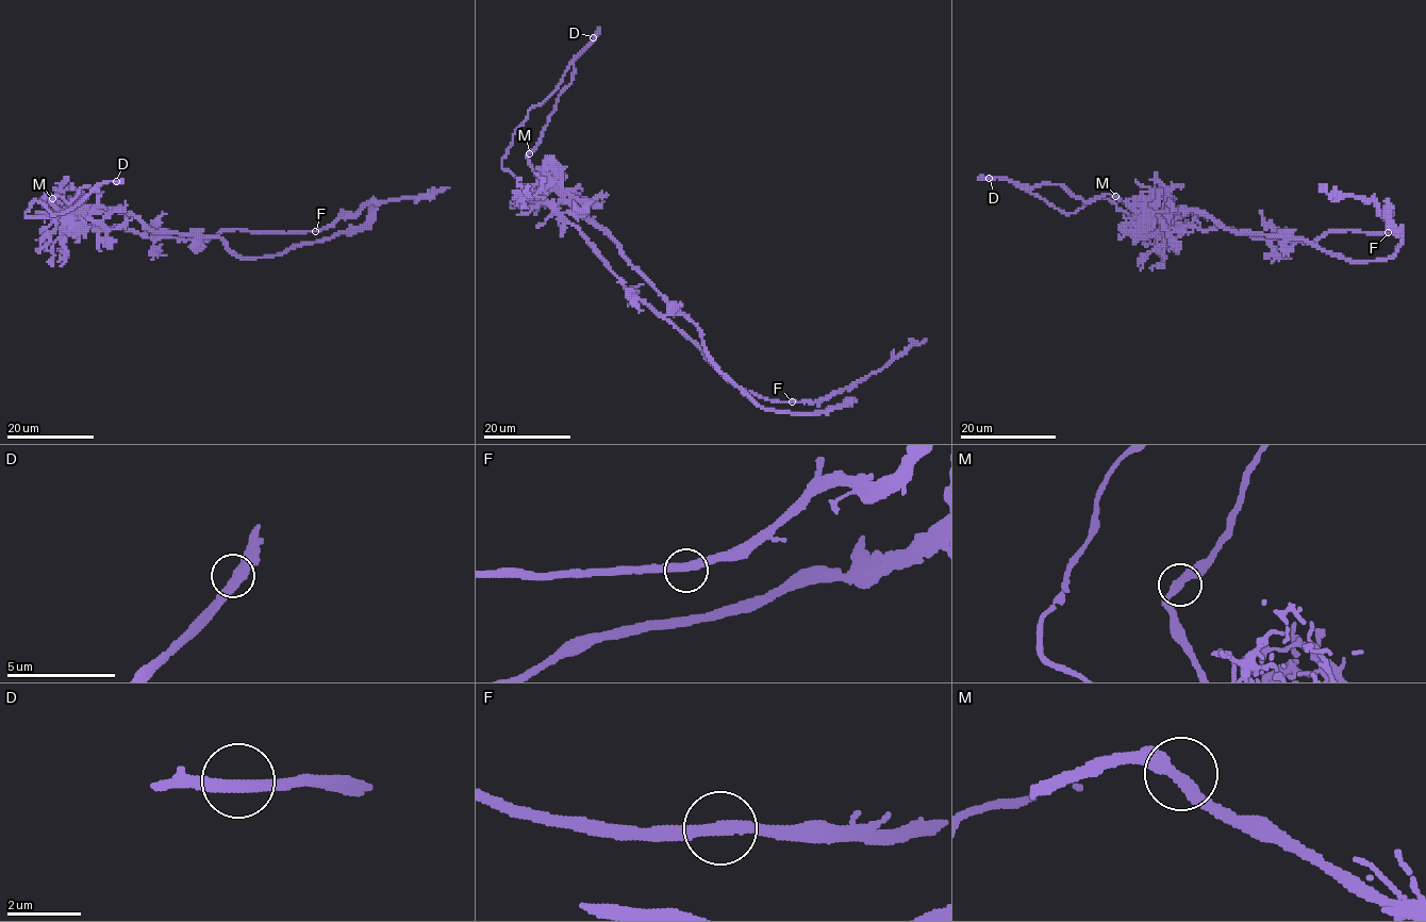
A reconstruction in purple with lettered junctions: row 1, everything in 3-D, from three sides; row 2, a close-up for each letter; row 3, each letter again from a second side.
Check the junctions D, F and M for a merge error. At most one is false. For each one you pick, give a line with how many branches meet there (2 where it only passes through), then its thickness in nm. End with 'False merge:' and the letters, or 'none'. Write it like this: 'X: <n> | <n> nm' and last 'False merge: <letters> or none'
D: 2 | 360 nm
False merge: D

